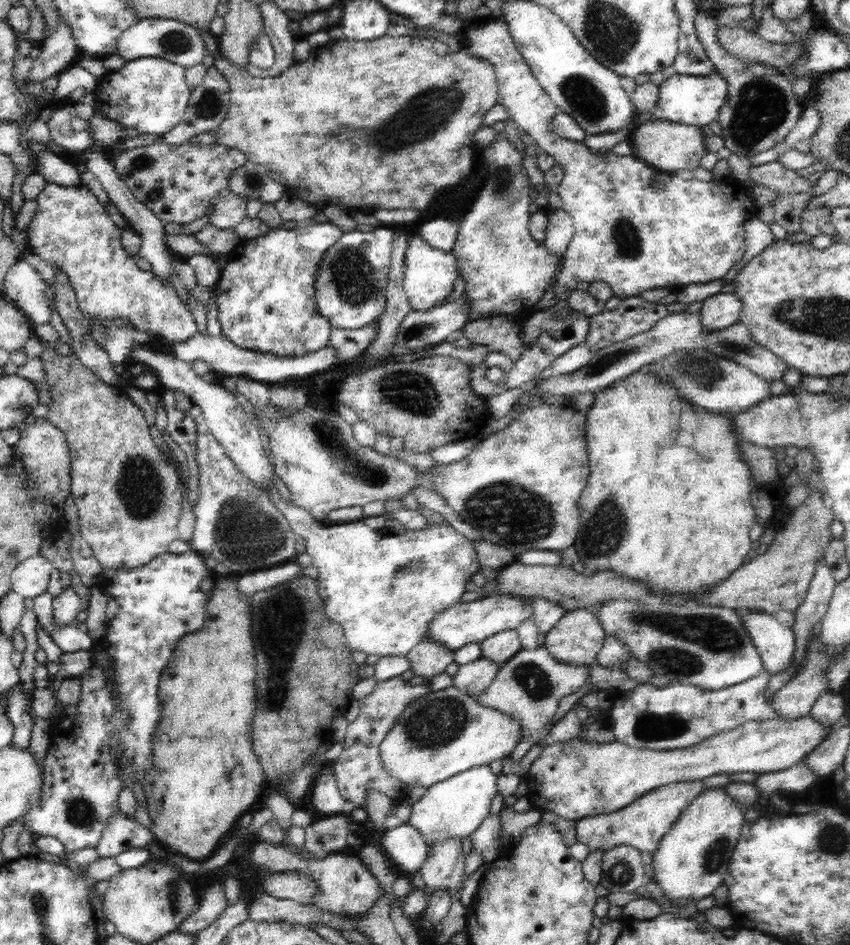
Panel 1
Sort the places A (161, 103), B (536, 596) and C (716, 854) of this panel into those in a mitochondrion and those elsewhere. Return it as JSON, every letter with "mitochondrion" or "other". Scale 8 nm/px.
{"A":"other","B":"other","C":"mitochondrion"}

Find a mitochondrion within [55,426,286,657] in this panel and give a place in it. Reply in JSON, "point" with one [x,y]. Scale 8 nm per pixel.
{"point":[140,487]}

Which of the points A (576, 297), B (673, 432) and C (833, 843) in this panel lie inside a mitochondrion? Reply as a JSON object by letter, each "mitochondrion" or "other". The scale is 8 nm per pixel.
{"A":"other","B":"other","C":"mitochondrion"}

